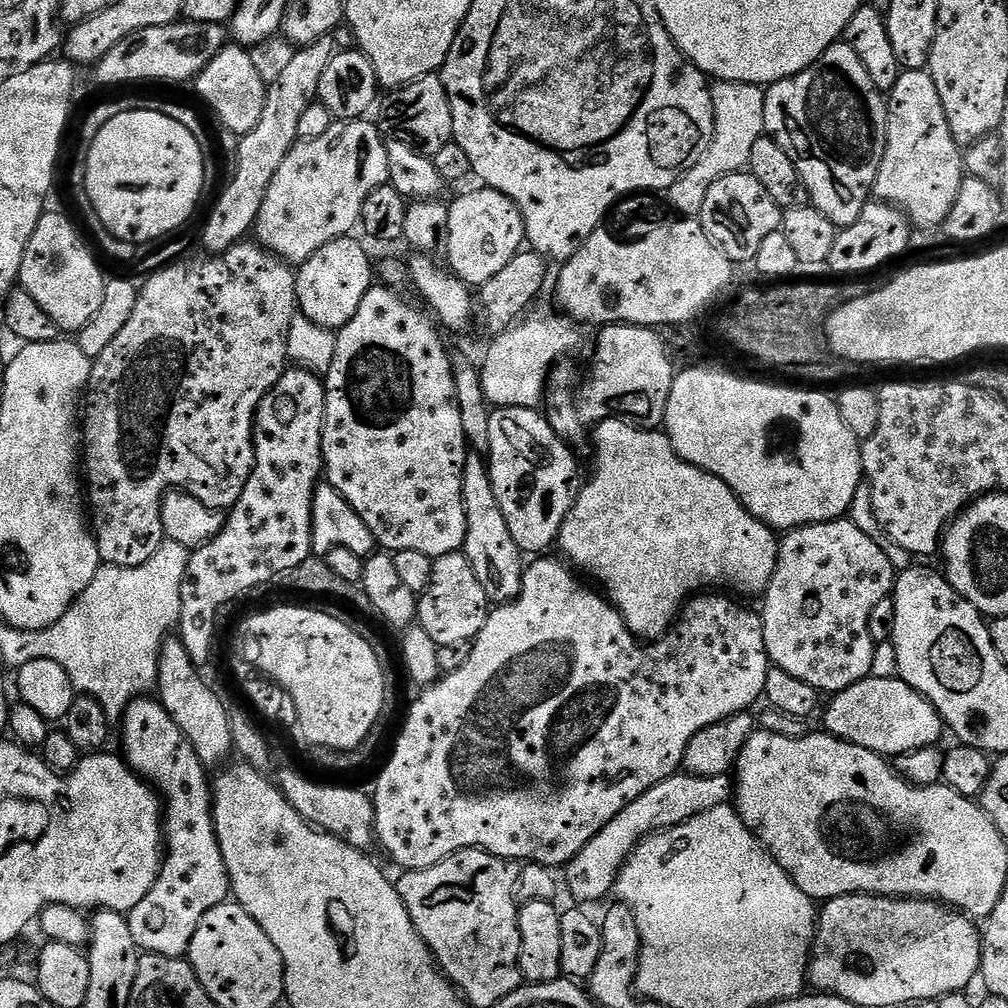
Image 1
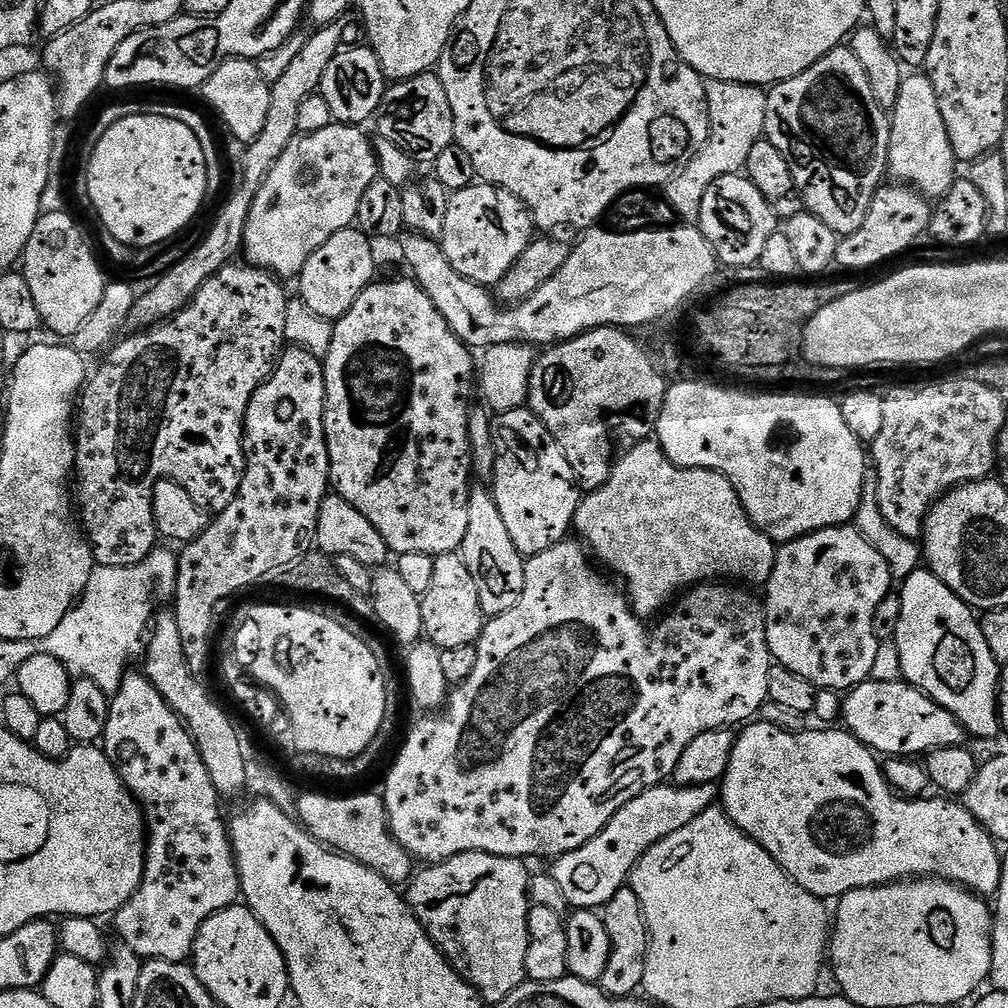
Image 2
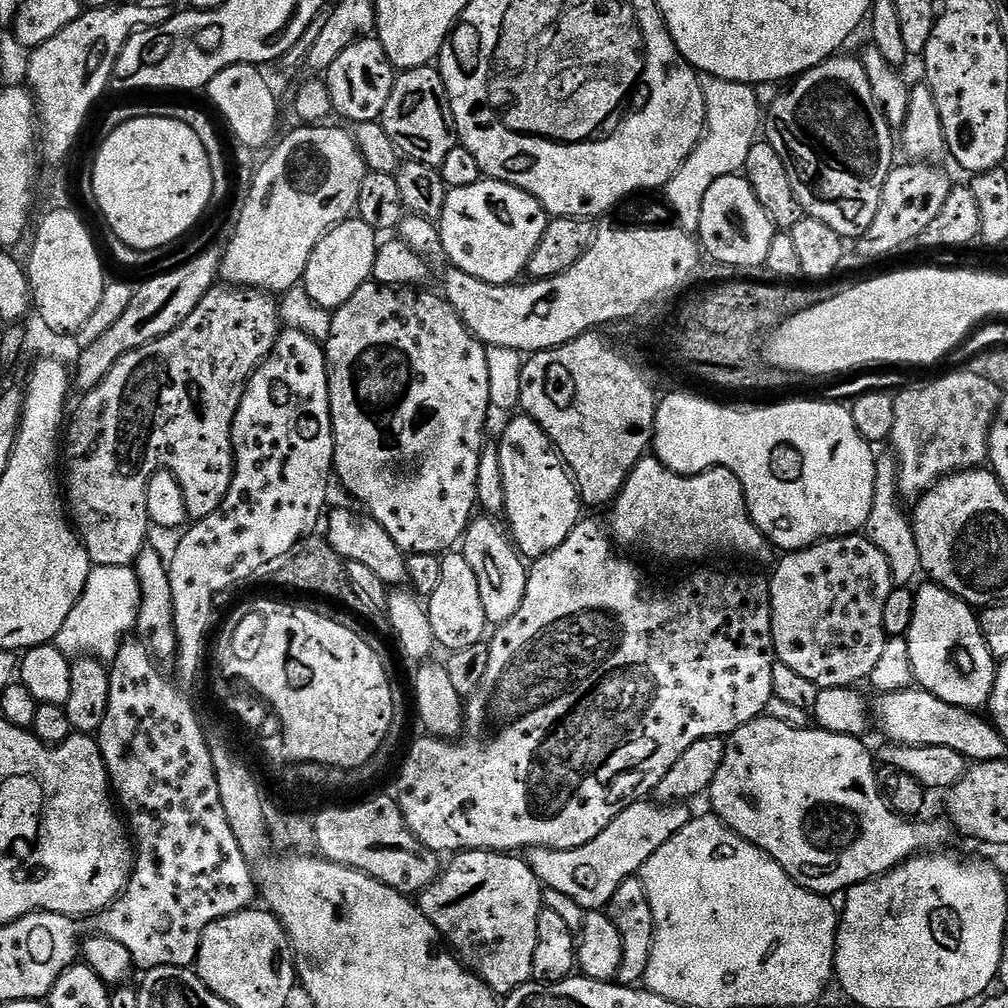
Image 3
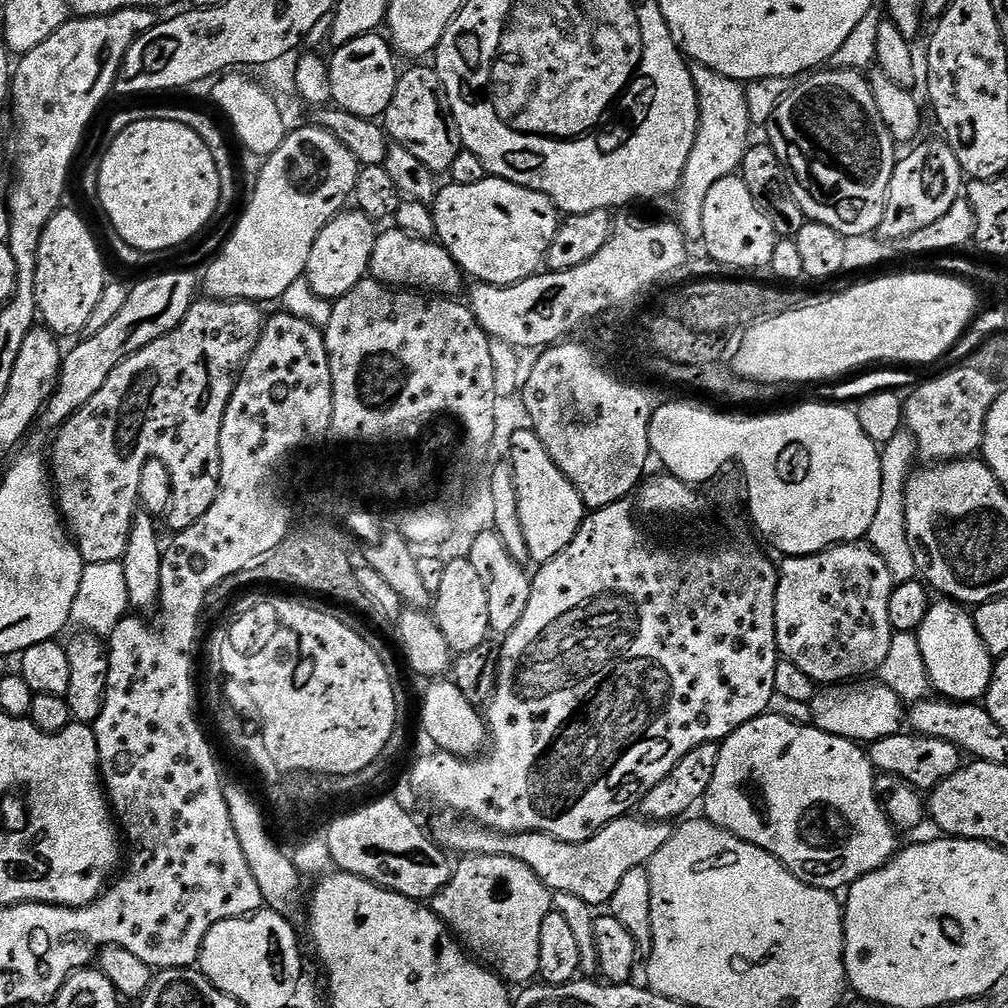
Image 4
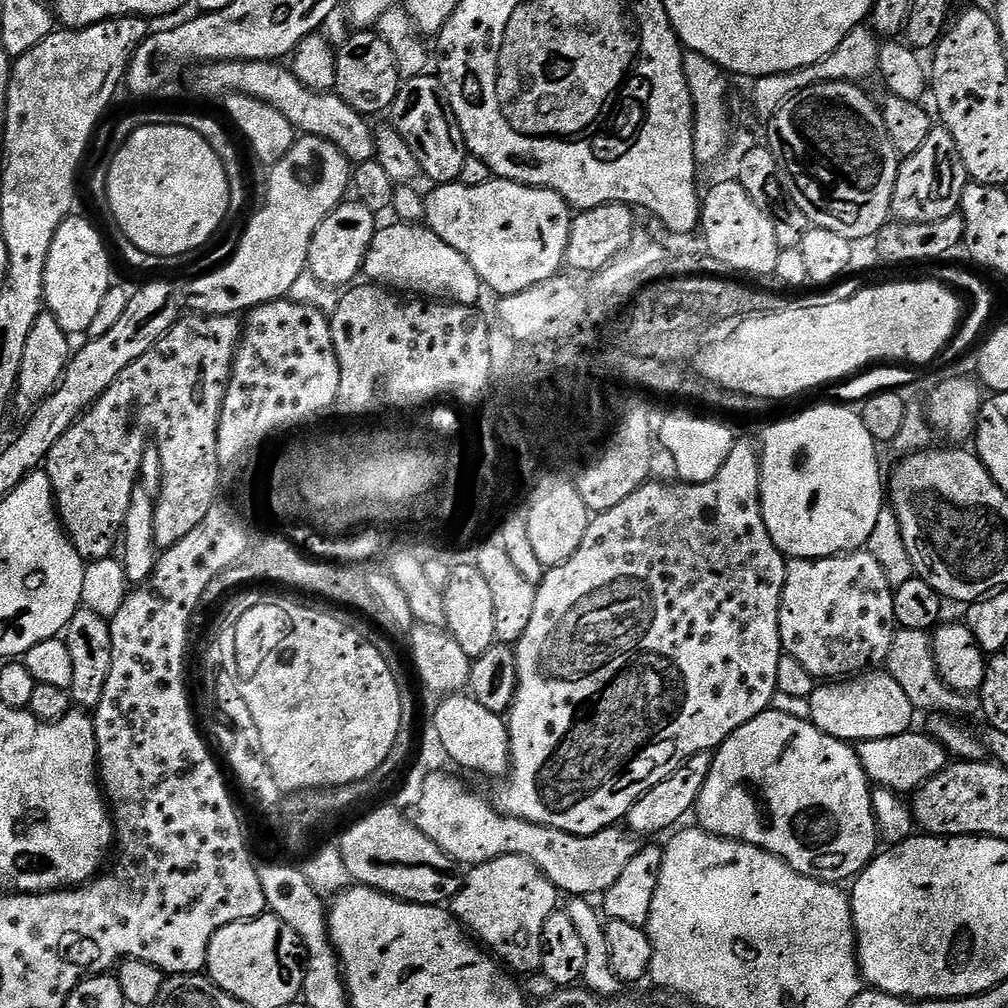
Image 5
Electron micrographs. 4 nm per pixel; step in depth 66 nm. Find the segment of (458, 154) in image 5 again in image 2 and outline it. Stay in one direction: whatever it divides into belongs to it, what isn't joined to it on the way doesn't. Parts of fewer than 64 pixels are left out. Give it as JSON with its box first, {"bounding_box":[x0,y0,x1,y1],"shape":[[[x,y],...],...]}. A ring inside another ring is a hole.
{"bounding_box":[374,72,456,162],"shape":[[[432,72],[393,83],[385,91],[384,101],[374,117],[375,124],[379,136],[394,142],[394,146],[402,146],[402,150],[406,150],[406,154],[416,162],[435,162],[438,154],[442,154],[442,150],[446,150],[446,146],[453,144],[456,138],[450,98],[446,98],[439,75]]]}

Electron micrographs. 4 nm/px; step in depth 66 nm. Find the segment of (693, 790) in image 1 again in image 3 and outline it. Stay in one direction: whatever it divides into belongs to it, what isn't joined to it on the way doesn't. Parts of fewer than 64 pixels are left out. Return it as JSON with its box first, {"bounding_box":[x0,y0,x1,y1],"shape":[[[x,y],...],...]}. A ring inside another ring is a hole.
{"bounding_box":[526,802,693,910],"shape":[[[637,802],[631,804],[622,814],[618,814],[598,838],[570,850],[553,848],[529,848],[526,859],[534,874],[545,889],[553,888],[566,898],[574,898],[578,906],[586,910],[603,909],[614,898],[614,890],[622,886],[624,880],[637,875],[650,859],[682,826],[693,818],[693,809],[684,804],[662,804],[659,802]]]}

